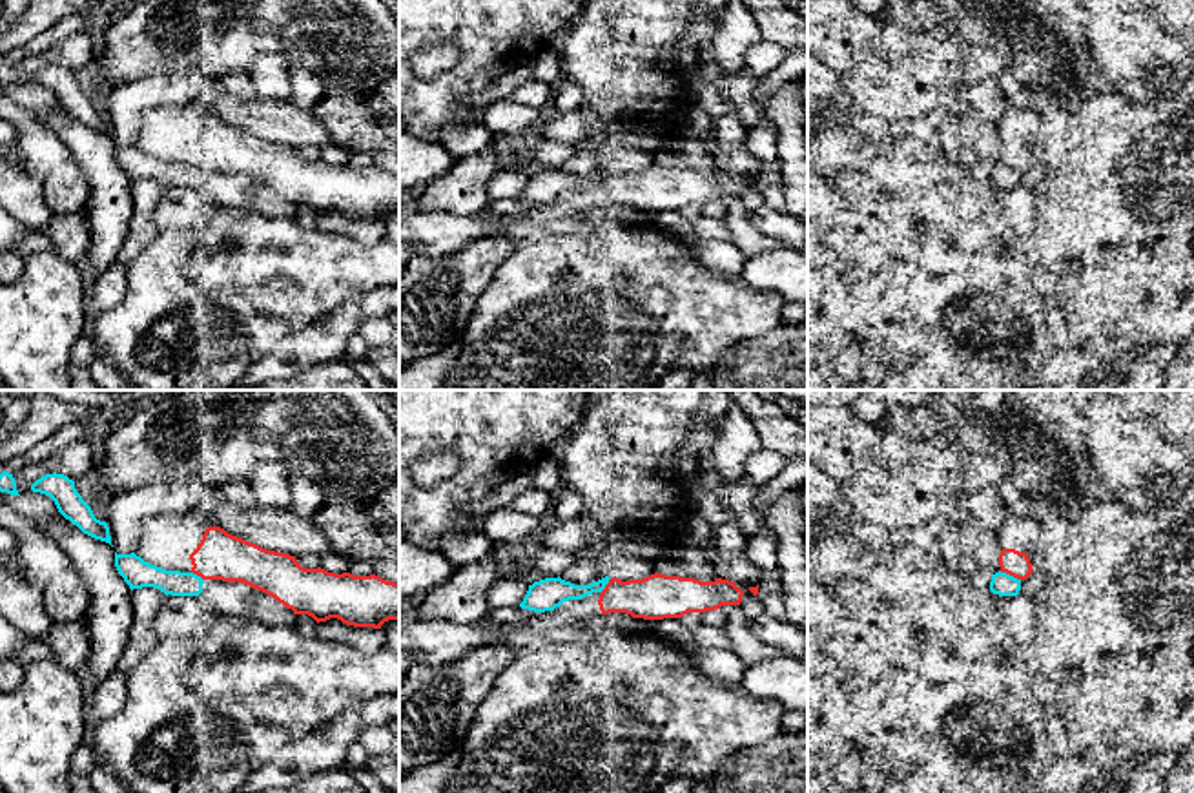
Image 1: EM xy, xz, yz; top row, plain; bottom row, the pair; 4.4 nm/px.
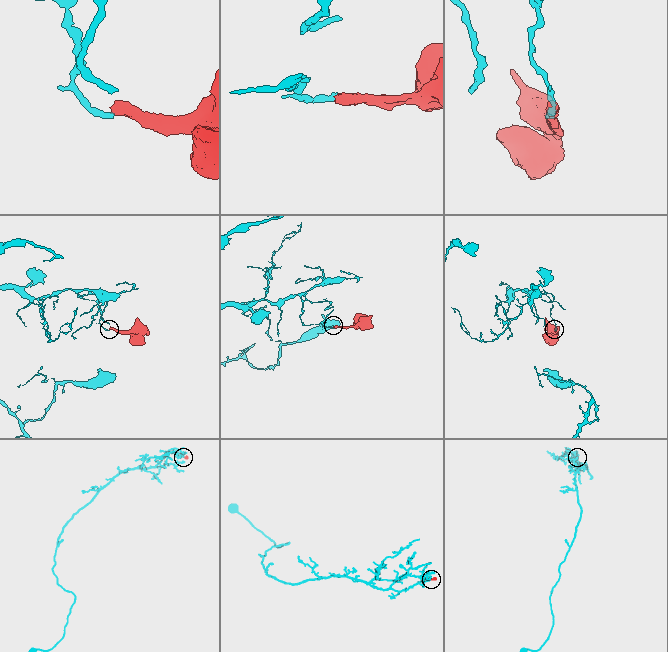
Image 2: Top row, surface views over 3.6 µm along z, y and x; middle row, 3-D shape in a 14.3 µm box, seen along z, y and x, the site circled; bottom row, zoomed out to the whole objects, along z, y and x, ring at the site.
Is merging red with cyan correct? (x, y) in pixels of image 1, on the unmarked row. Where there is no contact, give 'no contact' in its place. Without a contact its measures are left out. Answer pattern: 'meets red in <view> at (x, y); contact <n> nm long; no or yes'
meets red in yz at (1010, 166); contact 100 nm long; no

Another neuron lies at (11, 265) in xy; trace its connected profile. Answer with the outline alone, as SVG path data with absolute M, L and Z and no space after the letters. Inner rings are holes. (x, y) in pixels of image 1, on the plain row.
M0 252L0 283L15 281L26 264L26 257L15 252Z

